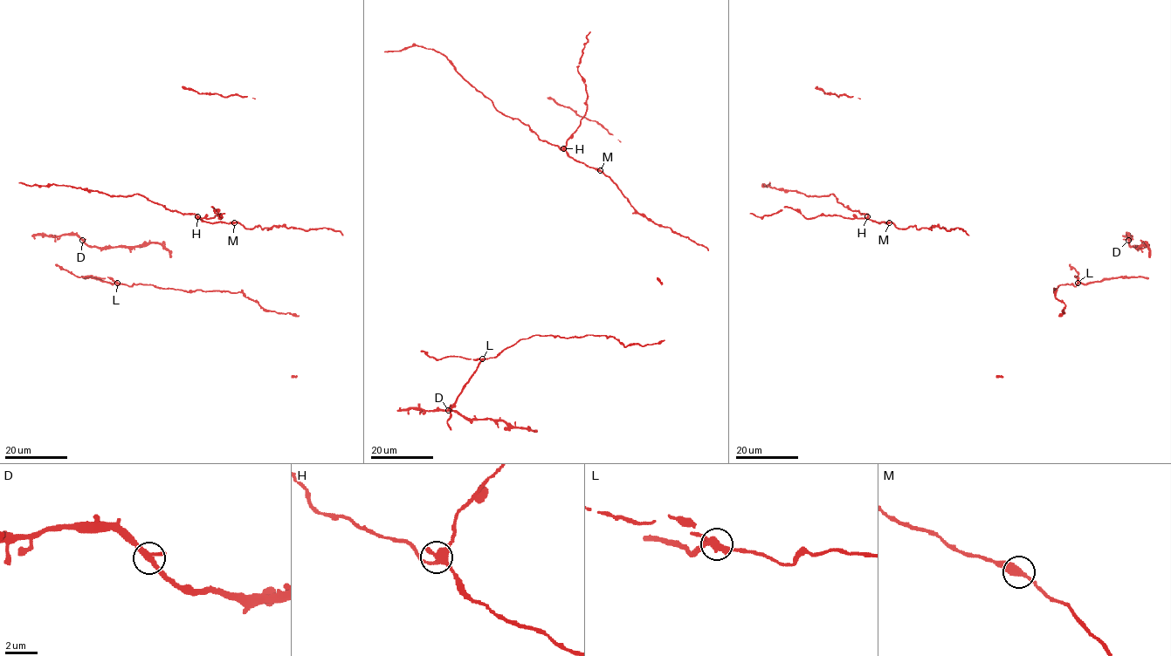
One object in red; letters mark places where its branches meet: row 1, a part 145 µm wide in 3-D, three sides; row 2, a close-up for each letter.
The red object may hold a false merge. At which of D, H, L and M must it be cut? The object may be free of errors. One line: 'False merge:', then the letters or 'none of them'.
False merge: L

